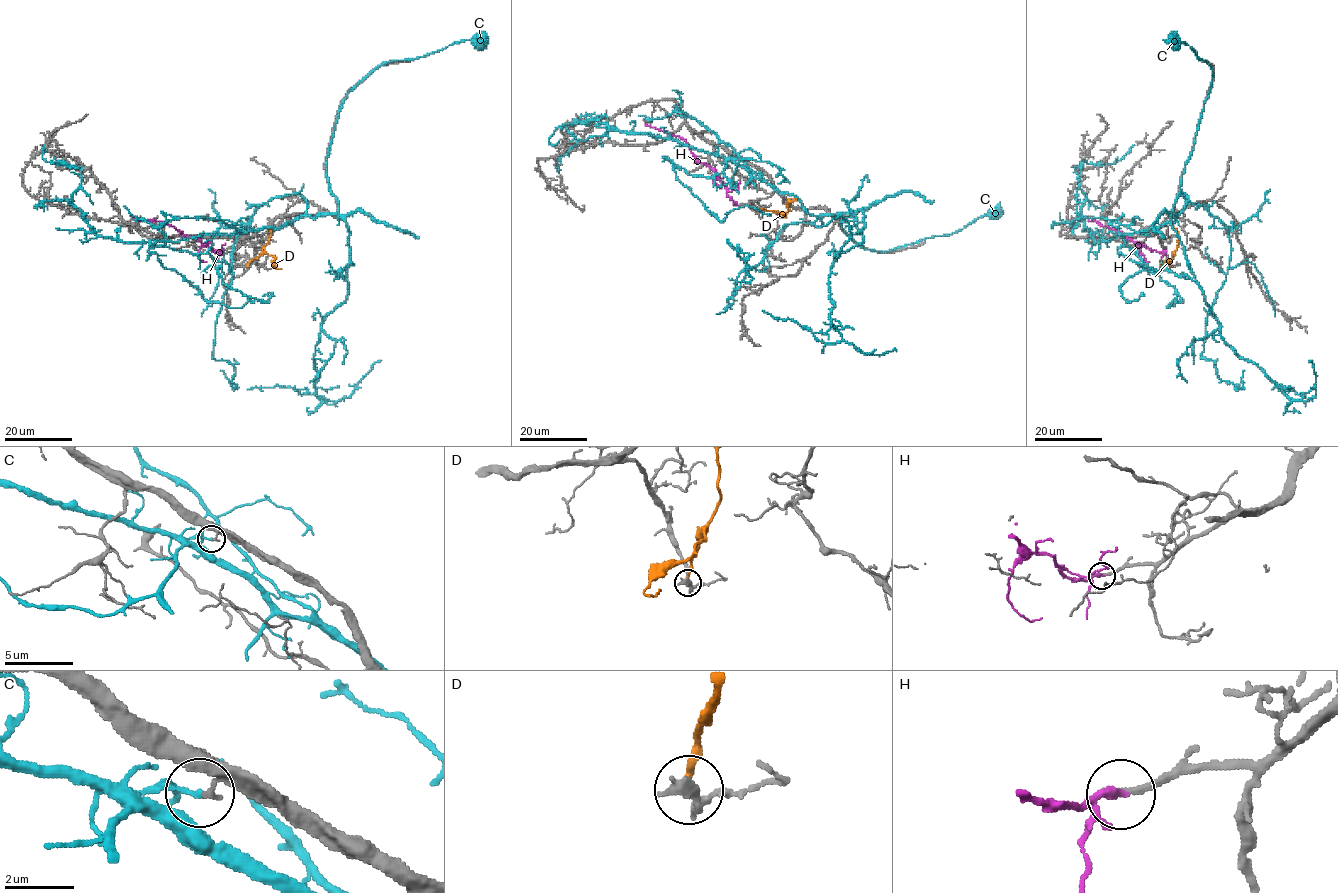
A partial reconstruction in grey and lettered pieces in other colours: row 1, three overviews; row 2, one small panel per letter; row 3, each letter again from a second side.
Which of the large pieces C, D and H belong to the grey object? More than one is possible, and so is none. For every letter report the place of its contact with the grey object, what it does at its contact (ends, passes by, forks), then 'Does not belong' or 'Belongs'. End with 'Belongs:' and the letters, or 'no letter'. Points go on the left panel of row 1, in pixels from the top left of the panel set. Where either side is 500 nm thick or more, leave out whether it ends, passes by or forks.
C: Touches grey at (221, 234). It ends there. Does not belong
D: Touches grey at (246, 265). It ends there. Does not belong
H: Touches grey at (222, 251). It ends there. Does not belong
Belongs: no letter

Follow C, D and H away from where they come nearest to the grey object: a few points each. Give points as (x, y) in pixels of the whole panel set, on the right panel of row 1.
C: (1119, 234), (1171, 223), (1176, 216), (1171, 225), (1221, 337), (1293, 399), (1304, 396), (1291, 388), (1271, 389)
D: (1170, 266), (1173, 253), (1160, 268), (1163, 267)
H: (1166, 251), (1157, 252), (1140, 245), (1085, 216)

